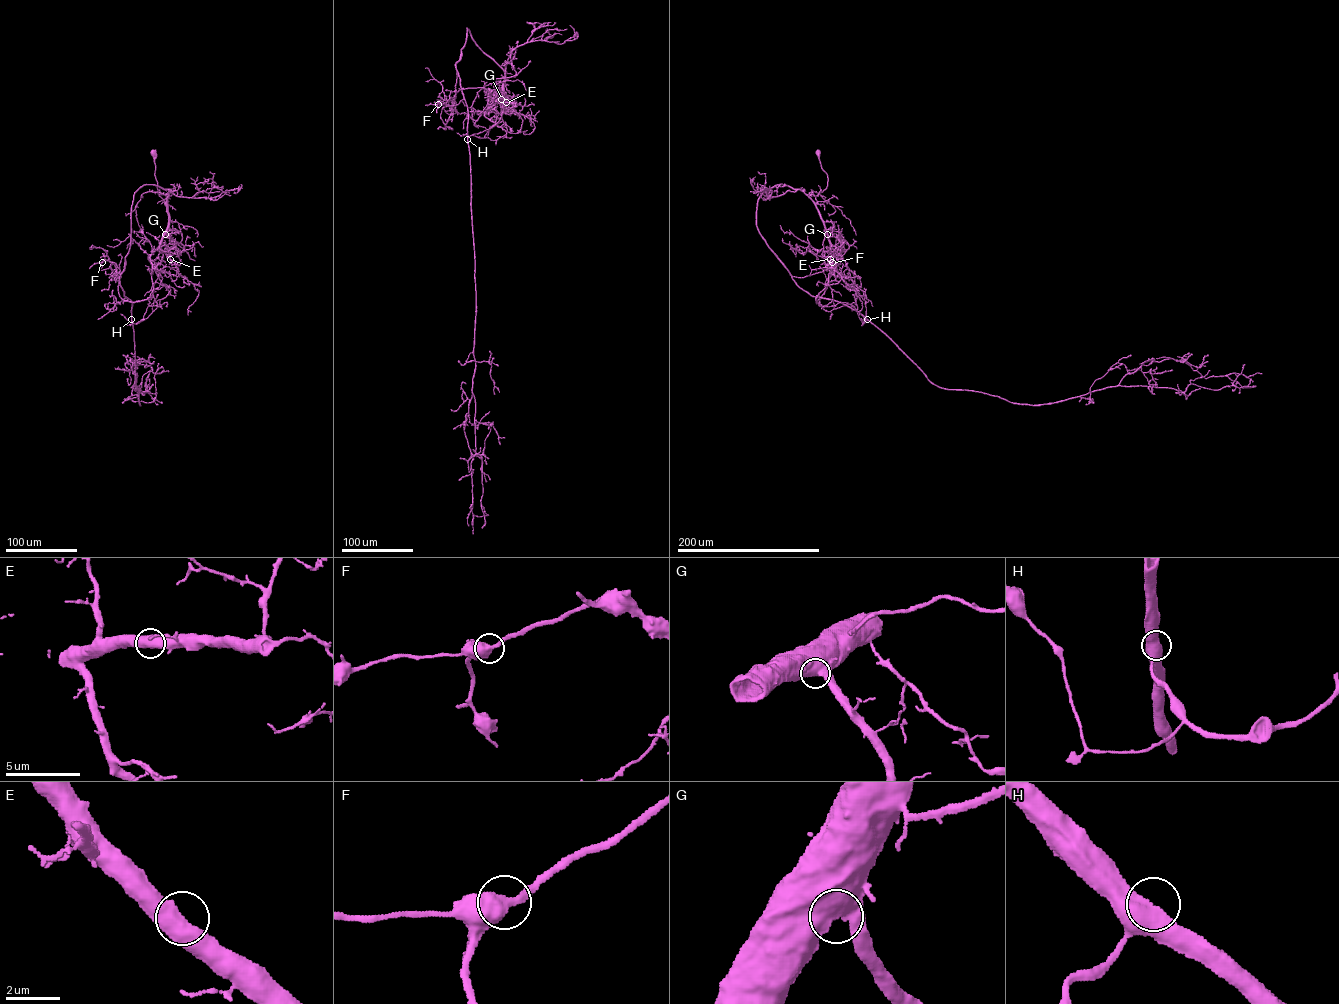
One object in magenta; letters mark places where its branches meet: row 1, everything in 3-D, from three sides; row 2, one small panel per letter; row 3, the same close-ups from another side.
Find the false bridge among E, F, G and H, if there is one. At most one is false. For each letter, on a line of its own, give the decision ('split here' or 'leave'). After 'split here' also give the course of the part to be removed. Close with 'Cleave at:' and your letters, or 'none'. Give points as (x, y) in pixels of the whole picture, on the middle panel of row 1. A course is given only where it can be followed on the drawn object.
E: leave
F: leave
G: leave
H: leave
Cleave at: none

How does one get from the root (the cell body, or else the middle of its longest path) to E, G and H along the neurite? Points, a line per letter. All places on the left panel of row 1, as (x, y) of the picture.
E: (153, 153), (157, 193), (166, 204), (168, 216), (161, 247), (170, 259)
G: (153, 153), (157, 193), (166, 204), (168, 216), (165, 234)
H: (153, 153), (157, 193), (166, 204), (168, 224), (148, 257), (160, 272), (142, 321), (131, 319)

